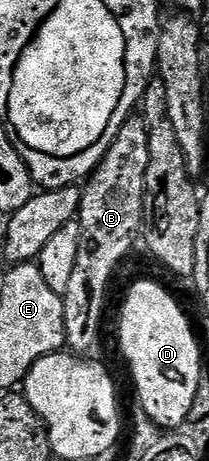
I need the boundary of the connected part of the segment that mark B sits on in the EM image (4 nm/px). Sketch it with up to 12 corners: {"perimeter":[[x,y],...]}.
{"perimeter":[[132,114],[79,203],[66,347],[99,340],[144,227],[150,131]]}

